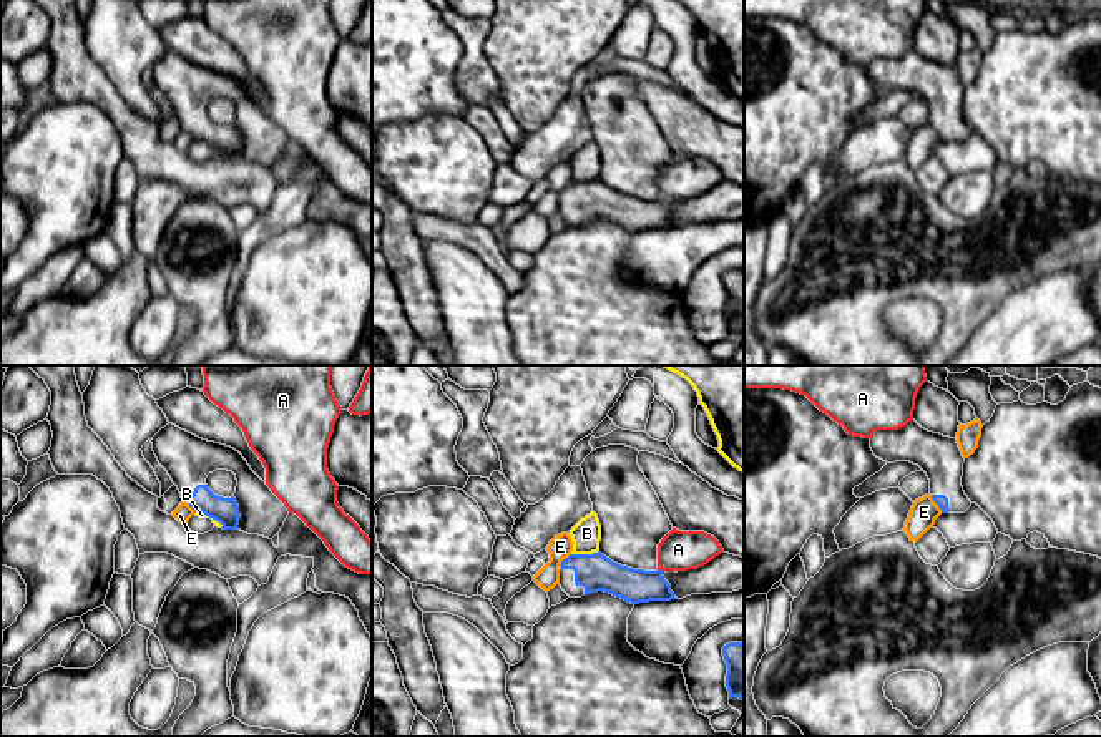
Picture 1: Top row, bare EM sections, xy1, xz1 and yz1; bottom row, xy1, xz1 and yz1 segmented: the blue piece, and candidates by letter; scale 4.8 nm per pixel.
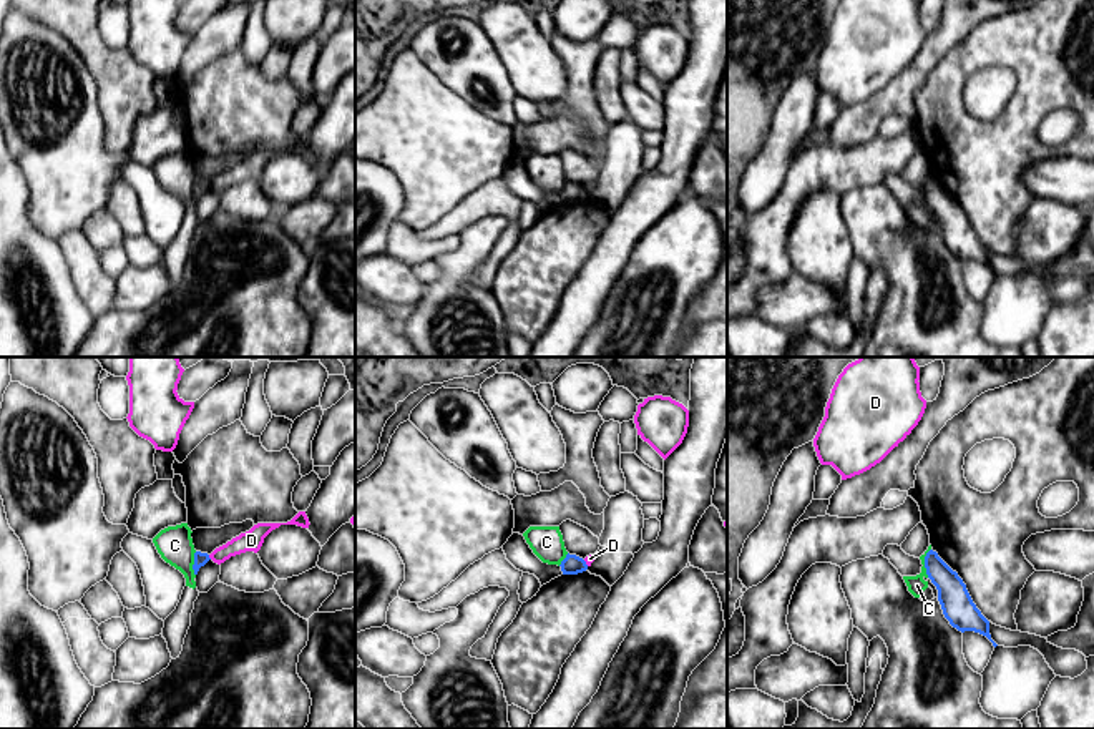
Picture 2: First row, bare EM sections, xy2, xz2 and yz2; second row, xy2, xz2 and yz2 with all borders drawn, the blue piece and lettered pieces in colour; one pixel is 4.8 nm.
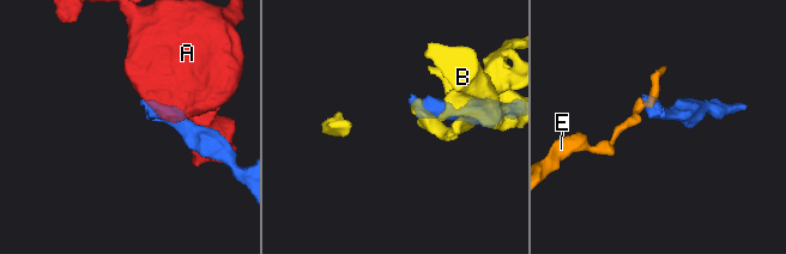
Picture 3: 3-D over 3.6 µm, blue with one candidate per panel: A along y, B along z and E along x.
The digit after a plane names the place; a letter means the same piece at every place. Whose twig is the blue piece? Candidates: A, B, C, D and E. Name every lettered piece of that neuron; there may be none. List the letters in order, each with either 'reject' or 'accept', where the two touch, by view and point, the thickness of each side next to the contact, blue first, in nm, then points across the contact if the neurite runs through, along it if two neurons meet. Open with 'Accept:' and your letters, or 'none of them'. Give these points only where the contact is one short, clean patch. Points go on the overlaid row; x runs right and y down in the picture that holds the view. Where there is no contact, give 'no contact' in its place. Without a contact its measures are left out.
Accept: none of them
A: reject; meets blue in xz1 at (660, 570); 160 nm thick on the blue side, 190 nm on the other
B: reject; meets blue in xz1 at (585, 555); 180 nm thick on the blue side, 140 nm on the other; border along xz1 (598, 550), (572, 555)
C: reject; meets blue in yz2 at (925, 563); 150 nm thick on the blue side, 90 nm on the other; border along yz2 (930, 548), (925, 557), (927, 577)
D: reject; meets blue in xy2 at (208, 557); 60 nm thick on the blue side, 100 nm on the other; border along xy2 (208, 555), (211, 558)
E: reject; meets blue in yz1 at (935, 502); 60 nm thick on the blue side, 130 nm on the other; border along yz1 (930, 495), (942, 512)

